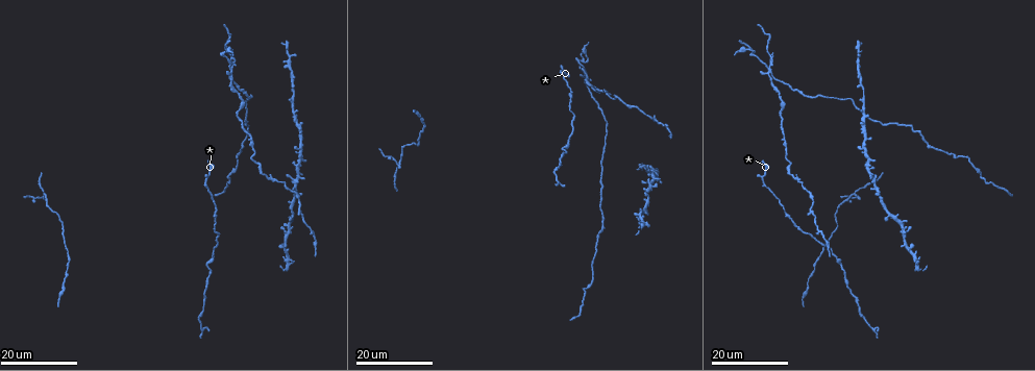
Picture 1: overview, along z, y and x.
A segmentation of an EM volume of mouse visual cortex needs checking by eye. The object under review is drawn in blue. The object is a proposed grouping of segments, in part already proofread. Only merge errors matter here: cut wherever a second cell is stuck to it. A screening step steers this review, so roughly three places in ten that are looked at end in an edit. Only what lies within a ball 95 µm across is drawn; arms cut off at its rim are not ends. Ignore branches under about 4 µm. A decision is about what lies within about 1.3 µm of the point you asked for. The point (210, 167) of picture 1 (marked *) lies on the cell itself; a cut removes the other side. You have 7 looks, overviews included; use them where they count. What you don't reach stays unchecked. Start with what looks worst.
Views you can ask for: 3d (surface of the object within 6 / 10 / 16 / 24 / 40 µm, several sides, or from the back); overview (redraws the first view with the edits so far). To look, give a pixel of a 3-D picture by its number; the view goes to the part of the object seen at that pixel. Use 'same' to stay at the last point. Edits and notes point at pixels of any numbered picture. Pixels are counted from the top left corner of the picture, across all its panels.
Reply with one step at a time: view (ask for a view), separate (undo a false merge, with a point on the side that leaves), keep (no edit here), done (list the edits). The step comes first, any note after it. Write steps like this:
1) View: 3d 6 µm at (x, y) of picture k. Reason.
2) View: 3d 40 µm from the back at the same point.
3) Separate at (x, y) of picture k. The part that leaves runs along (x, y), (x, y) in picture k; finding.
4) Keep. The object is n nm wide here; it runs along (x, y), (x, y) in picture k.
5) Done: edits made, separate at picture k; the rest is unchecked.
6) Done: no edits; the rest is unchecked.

View: 3d 24 µm at (769, 73) of picture 1. Three-way junction.

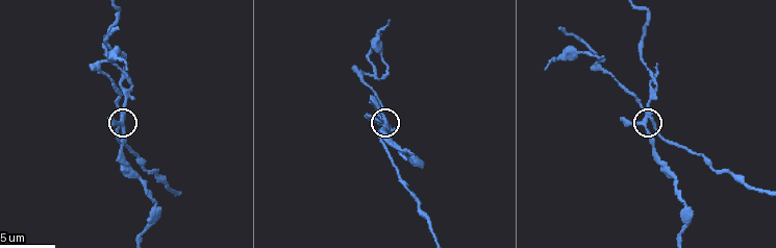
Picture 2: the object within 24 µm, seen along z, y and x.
View: 3d 6 µm at (652, 120) of picture 2.

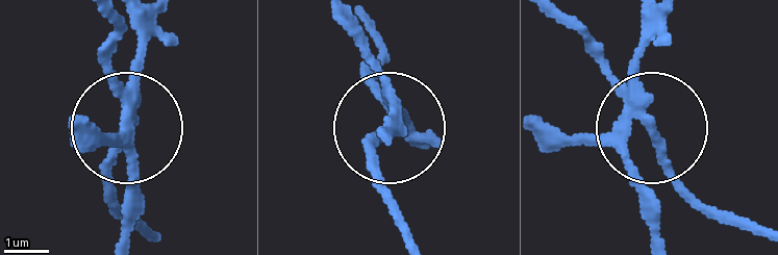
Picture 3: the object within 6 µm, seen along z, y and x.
Separate at (104, 133) of picture 3. The object is 240 nm wide here; the part that leaves runs along (124, 106), (124, 237) in picture 3; two cells meet here.

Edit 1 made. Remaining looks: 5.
View: overview.

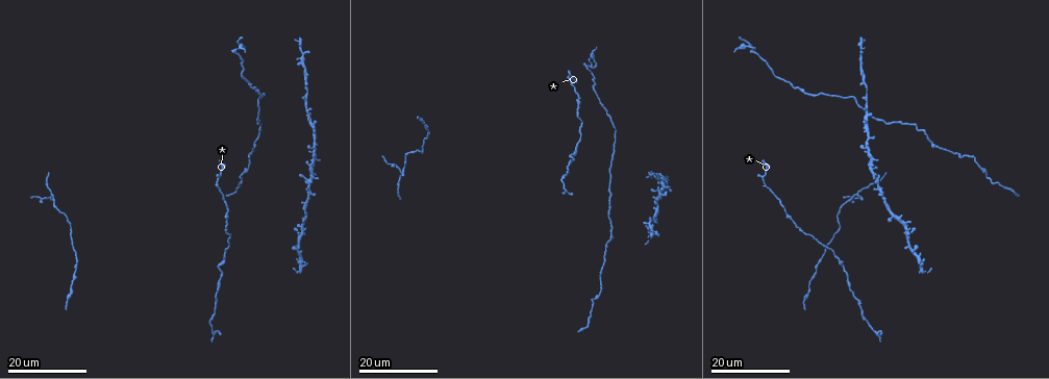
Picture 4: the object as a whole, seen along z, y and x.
View: 3d 16 µm at (593, 68) of picture 4.

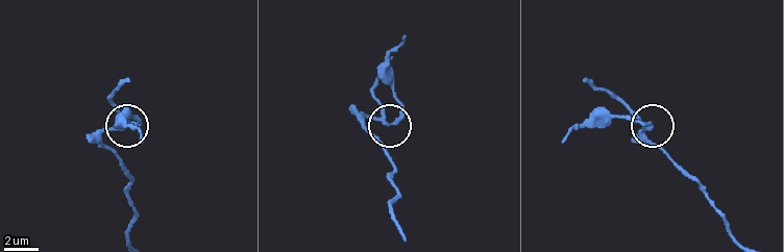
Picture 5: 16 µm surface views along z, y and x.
View: 3d 6 µm at (382, 122) of picture 5.

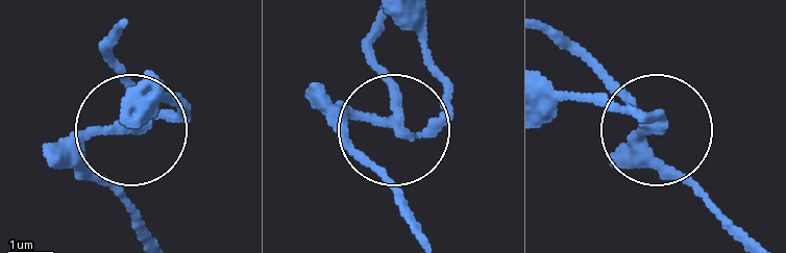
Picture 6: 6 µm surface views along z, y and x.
Separate at (189, 110) of picture 6. The object is 200 nm wide here; the part that leaves runs along (659, 130), (625, 107), (547, 96) in picture 6; two cells meet here.

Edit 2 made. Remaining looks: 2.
View: 3d 6 µm at (717, 173) of picture 2.

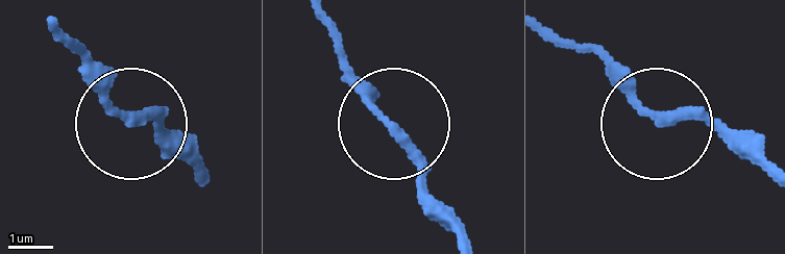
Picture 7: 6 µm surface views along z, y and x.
Keep. All the same cell.

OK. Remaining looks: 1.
Done: edits made, separate at picture 3, separate at picture 6; the rest is unchecked.

